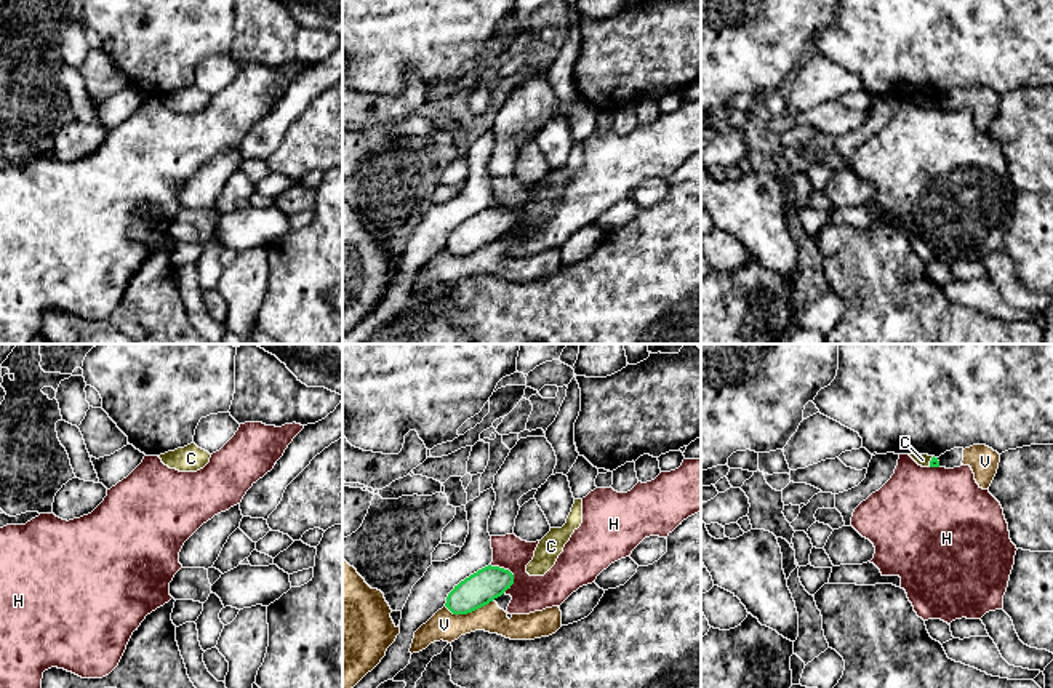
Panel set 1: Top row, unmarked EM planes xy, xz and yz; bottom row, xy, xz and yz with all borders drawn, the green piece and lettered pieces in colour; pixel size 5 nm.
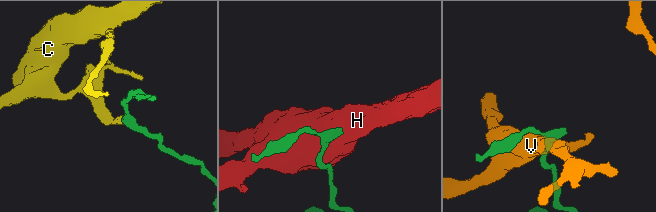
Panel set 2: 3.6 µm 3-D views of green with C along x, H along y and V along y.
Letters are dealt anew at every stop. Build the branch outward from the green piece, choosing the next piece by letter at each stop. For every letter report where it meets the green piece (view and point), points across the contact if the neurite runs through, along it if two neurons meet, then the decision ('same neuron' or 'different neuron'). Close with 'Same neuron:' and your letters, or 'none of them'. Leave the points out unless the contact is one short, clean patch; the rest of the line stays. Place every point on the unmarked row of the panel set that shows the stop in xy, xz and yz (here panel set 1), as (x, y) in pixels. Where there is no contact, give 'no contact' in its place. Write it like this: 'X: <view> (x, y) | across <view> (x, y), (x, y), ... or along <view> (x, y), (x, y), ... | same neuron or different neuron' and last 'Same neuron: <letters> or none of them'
C: yz (930, 103) | along yz (933, 98), (928, 108) | different neuron
H: xz (511, 215) | different neuron
V: xz (468, 253) | different neuron
Same neuron: none of them

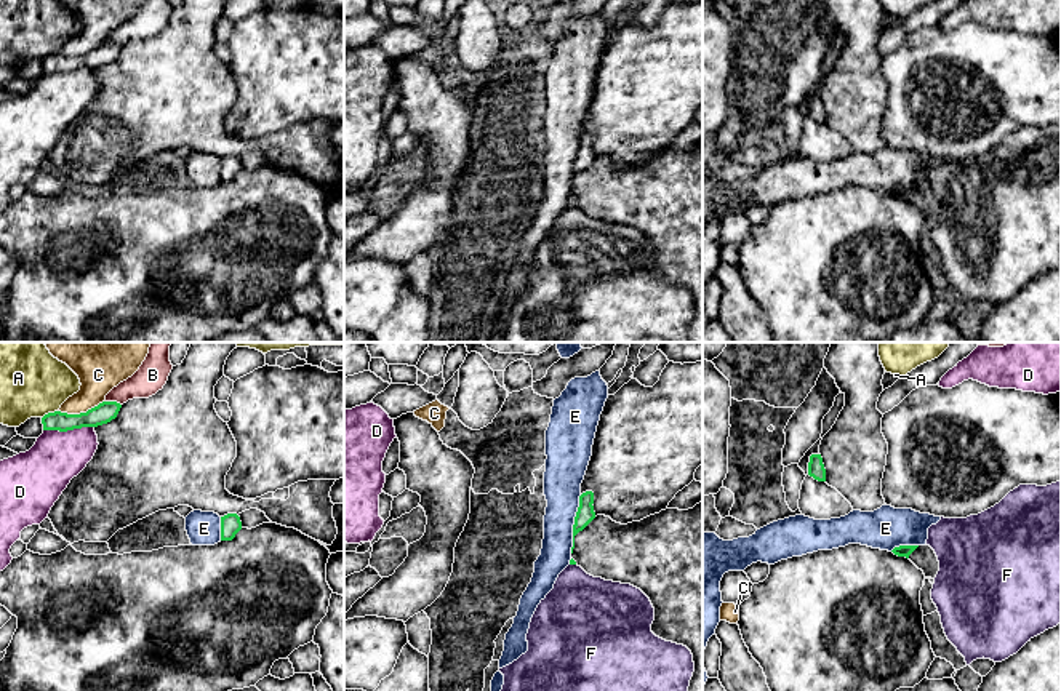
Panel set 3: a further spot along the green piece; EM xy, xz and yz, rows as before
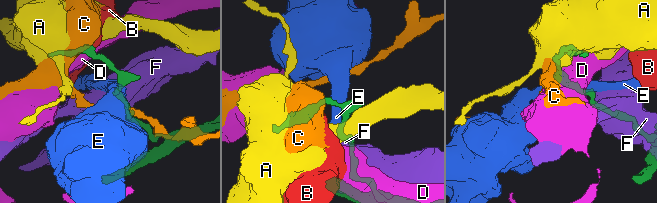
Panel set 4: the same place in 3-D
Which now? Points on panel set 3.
A: xy (50, 55) | along xy (58, 51), (48, 53), (42, 59) | different neuron
B: xy (112, 43) | different neuron
C: xy (80, 55) | different neuron
D: xy (68, 71) | different neuron
E: xz (575, 165) | different neuron
F: xz (573, 205) | different neuron
Same neuron: none of them

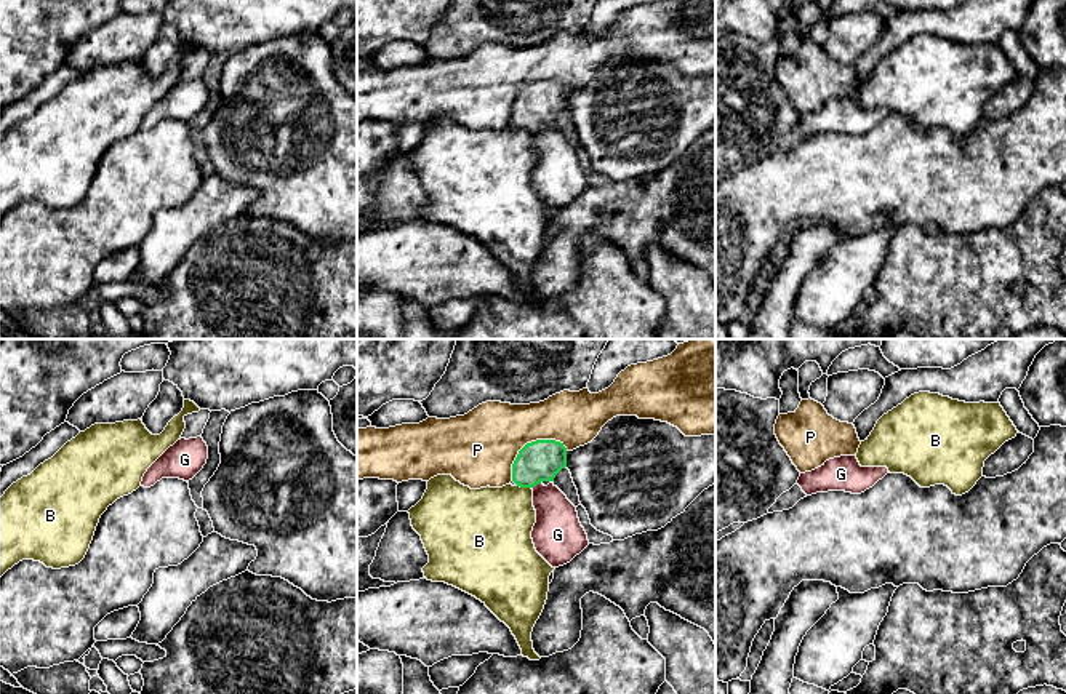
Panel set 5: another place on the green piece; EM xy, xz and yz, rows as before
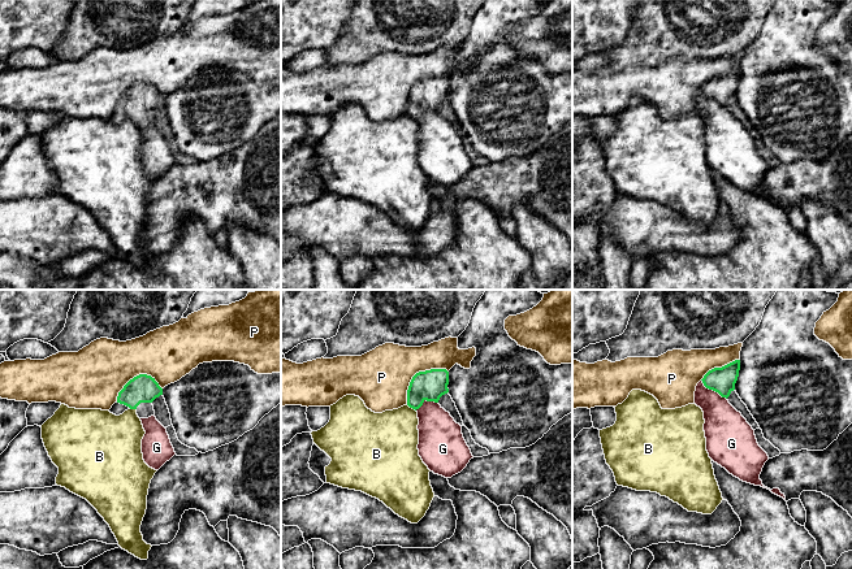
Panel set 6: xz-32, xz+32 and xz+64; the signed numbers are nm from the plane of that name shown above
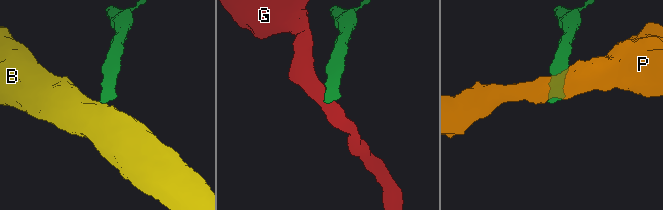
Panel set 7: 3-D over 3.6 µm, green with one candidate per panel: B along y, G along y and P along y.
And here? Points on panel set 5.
B: xz (524, 128) | along xz (517, 127), (530, 130) | different neuron
G: xz (535, 127) | along xz (540, 123), (532, 130) | different neuron
P: xz (528, 85) | along xz (567, 90), (554, 82), (528, 83), (512, 106), (511, 122) | different neuron
Same neuron: none of them

